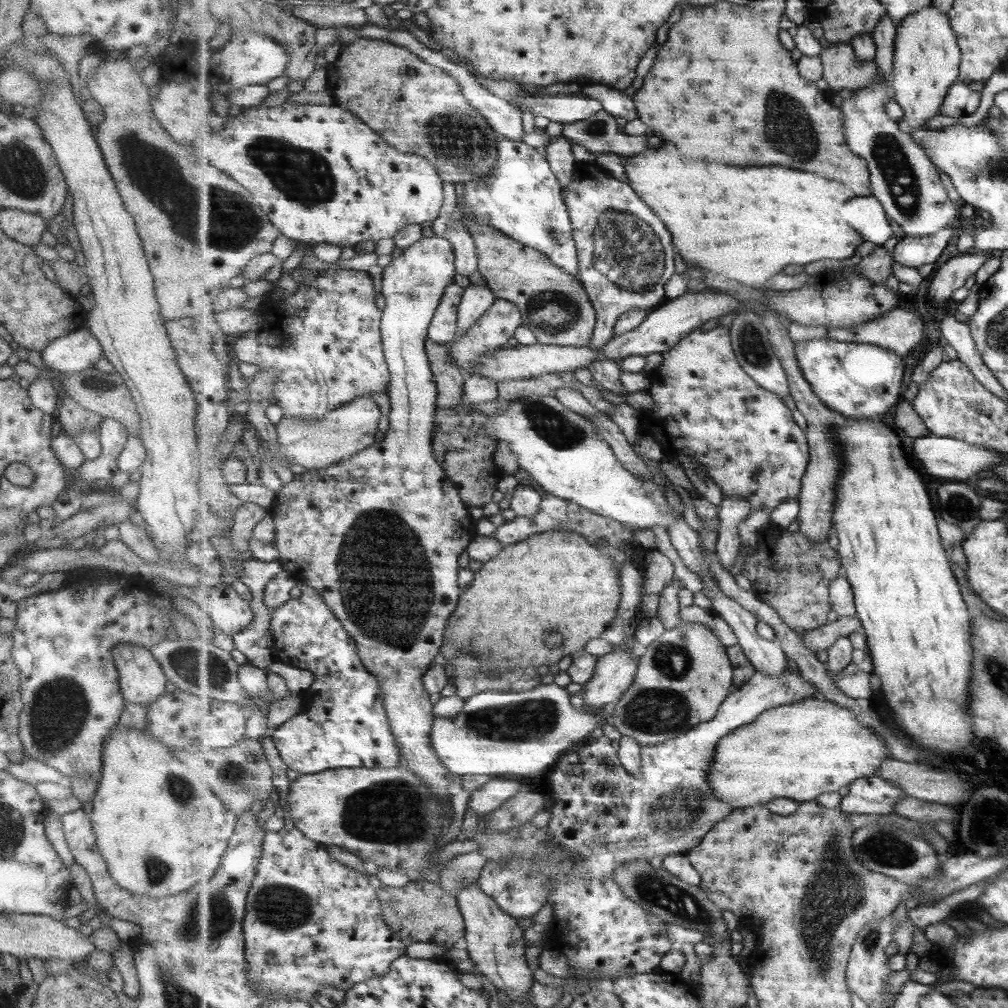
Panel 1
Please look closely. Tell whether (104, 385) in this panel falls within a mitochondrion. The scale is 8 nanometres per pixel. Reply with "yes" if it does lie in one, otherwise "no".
yes

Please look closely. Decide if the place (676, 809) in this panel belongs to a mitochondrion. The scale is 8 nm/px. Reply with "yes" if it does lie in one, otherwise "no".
yes

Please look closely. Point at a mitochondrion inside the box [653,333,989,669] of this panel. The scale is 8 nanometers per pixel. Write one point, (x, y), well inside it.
(959, 506)

